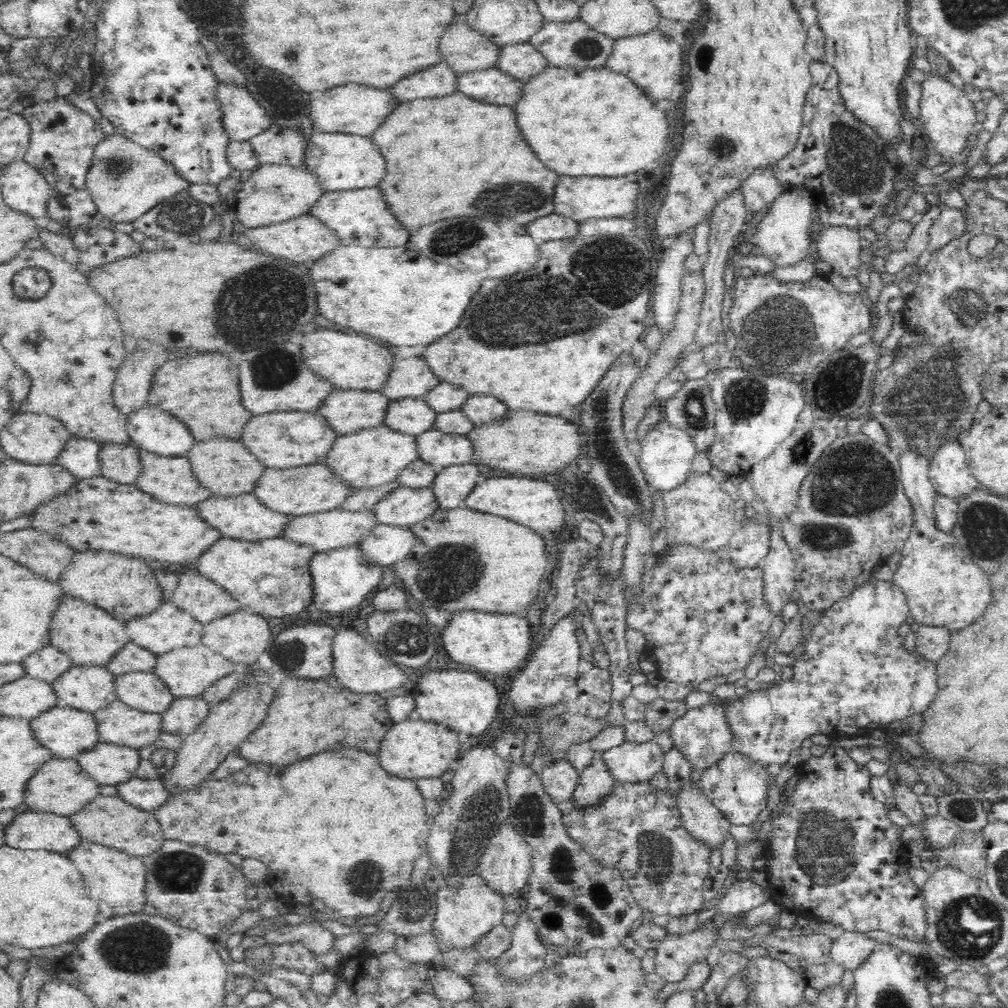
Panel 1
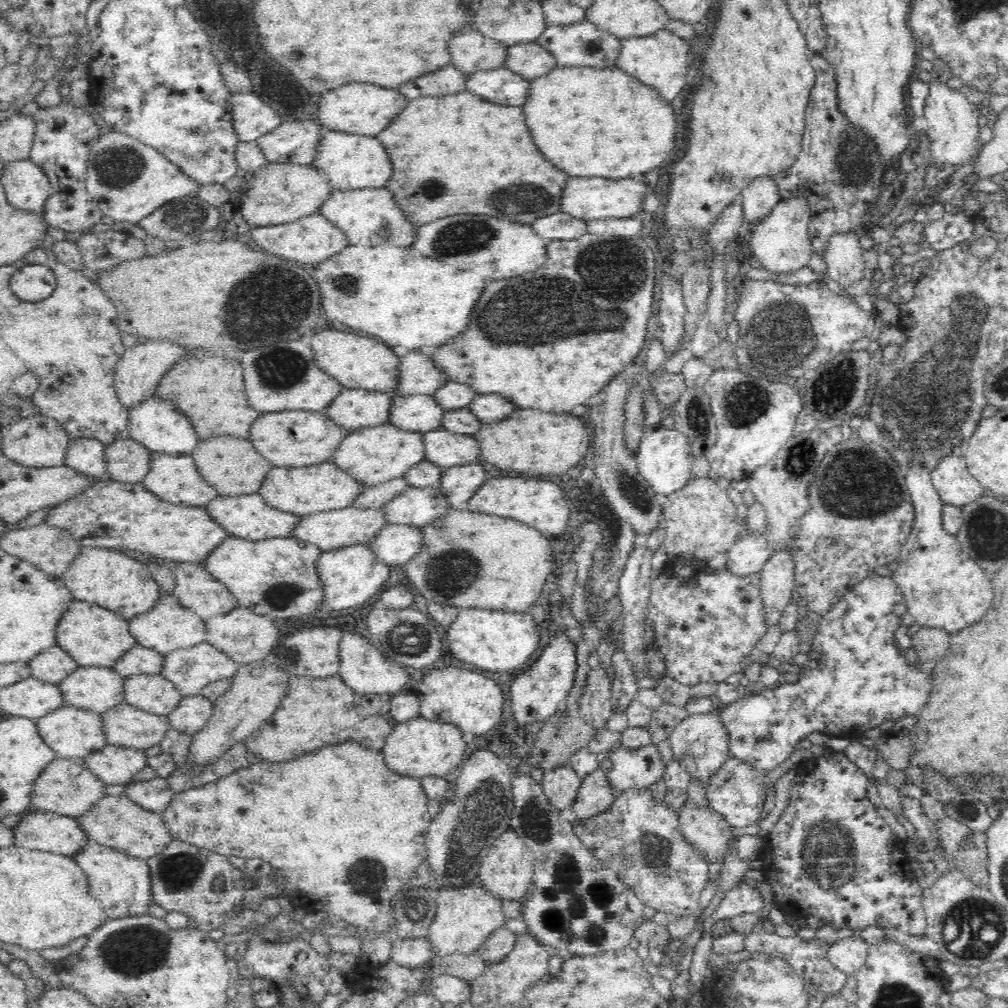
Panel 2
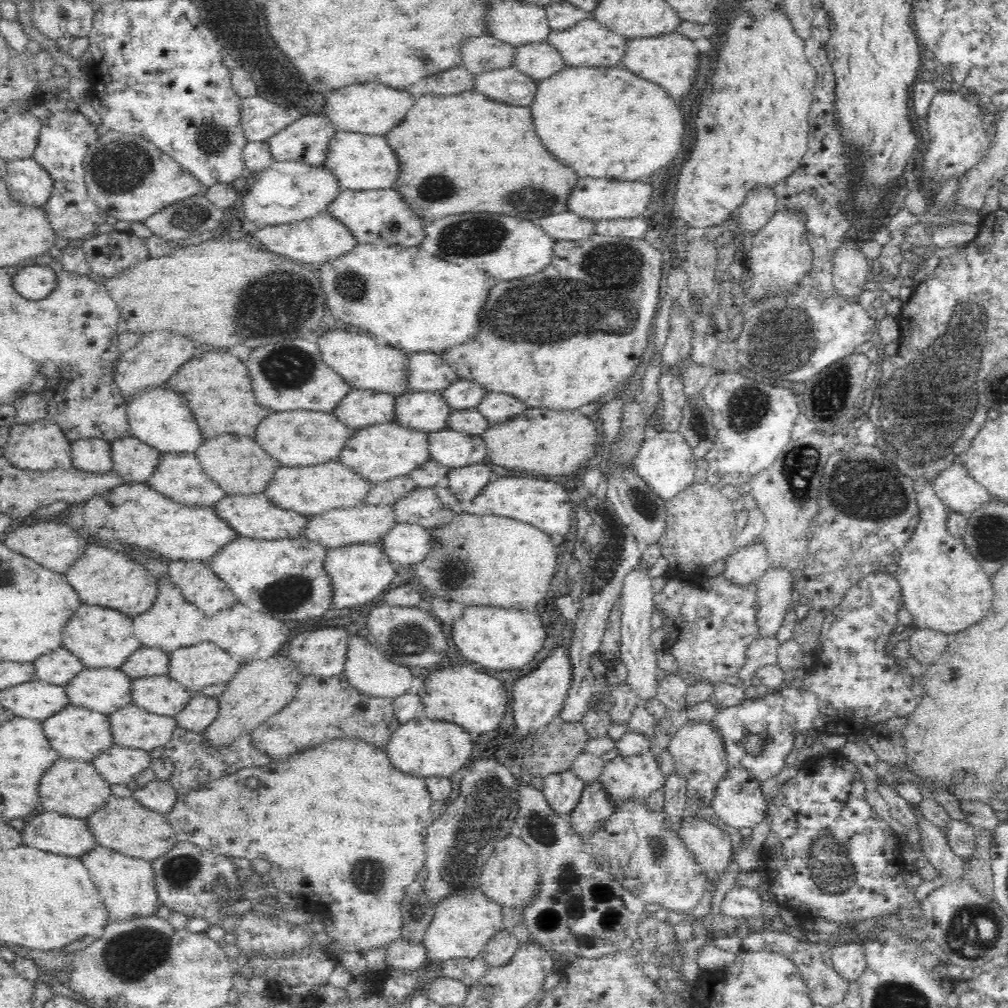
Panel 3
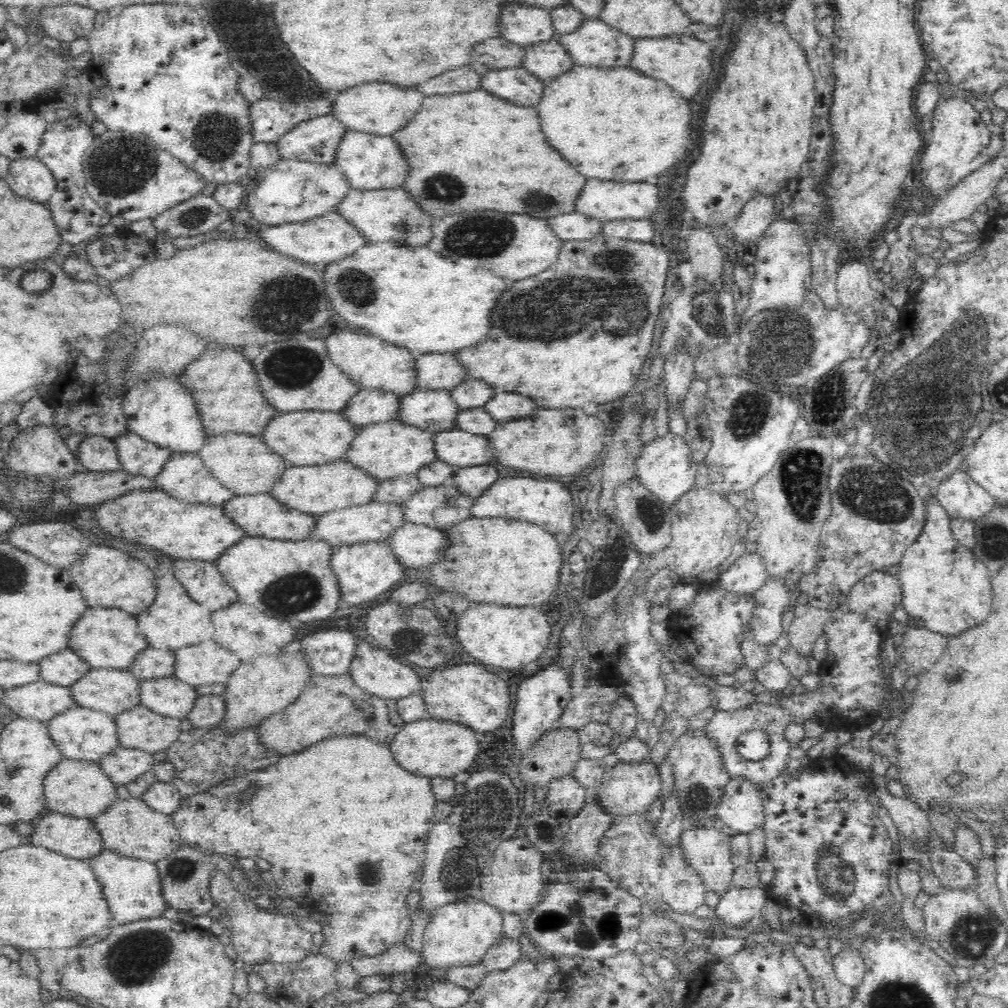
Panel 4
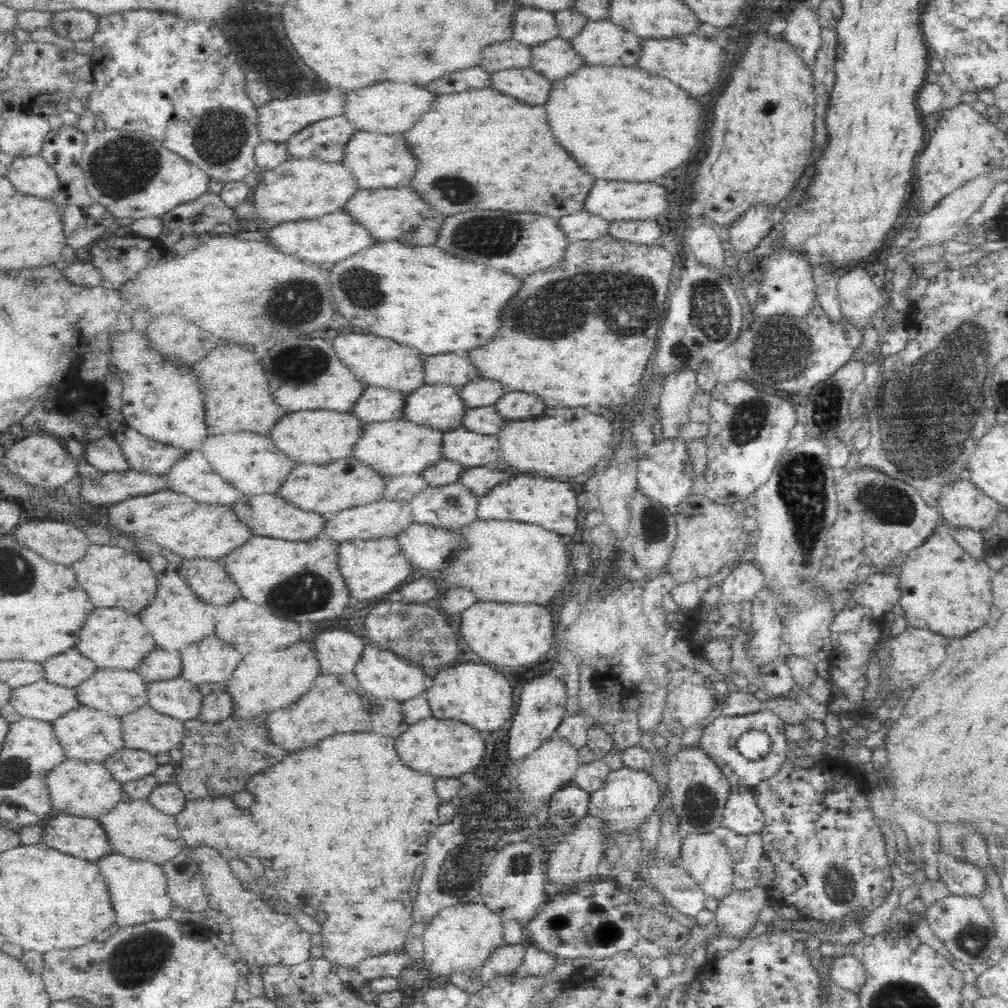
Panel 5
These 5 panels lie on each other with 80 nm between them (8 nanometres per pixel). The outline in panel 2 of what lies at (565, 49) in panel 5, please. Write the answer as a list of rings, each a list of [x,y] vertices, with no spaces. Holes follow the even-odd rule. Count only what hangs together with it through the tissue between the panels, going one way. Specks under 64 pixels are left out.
[[[538,42],[520,43],[508,48],[508,58],[504,66],[520,73],[524,79],[533,81],[550,74],[558,67],[558,61],[550,49]]]

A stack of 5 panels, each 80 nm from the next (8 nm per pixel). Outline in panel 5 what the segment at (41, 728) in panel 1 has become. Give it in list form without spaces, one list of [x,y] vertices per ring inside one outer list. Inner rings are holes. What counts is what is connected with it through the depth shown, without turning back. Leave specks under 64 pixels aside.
[[[81,705],[80,708],[68,712],[66,716],[52,721],[52,727],[64,752],[68,754],[68,759],[103,762],[110,754],[125,747],[121,717],[104,714],[90,706]]]

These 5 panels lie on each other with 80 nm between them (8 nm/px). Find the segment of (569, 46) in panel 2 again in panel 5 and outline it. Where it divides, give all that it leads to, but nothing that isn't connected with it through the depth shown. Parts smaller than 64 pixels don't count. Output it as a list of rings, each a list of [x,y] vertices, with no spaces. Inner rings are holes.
[[[611,20],[588,21],[582,32],[570,40],[576,51],[587,60],[590,65],[622,64],[634,66],[642,56],[644,37],[632,34],[624,27],[614,24]]]

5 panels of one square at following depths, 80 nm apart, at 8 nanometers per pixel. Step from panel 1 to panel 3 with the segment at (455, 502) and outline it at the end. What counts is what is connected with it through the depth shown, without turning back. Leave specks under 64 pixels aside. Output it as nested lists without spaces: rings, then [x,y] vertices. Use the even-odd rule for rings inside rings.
[[[478,463],[460,468],[452,467],[444,485],[464,502],[475,499],[496,476],[492,476],[490,463]]]

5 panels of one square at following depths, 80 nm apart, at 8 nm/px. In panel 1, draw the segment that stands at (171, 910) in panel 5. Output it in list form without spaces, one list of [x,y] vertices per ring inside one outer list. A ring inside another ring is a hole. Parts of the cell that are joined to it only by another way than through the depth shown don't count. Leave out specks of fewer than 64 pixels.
[[[82,840],[81,844],[70,852],[70,858],[84,874],[88,892],[92,900],[100,904],[104,916],[142,913],[142,908],[148,902],[145,893],[147,870],[141,857],[130,856],[116,848]]]

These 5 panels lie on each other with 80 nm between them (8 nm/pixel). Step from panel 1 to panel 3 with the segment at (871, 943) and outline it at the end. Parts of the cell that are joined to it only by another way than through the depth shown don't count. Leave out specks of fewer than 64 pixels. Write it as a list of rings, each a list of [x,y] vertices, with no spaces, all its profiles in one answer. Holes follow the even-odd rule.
[[[853,938],[833,946],[831,957],[836,972],[847,981],[857,981],[867,967],[863,943]]]

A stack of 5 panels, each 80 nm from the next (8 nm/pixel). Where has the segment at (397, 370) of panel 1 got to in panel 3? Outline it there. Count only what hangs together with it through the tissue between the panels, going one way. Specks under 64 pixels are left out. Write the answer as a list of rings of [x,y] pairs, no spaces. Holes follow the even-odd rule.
[[[416,353],[410,361],[410,388],[412,391],[443,392],[460,380],[459,373],[442,353]]]

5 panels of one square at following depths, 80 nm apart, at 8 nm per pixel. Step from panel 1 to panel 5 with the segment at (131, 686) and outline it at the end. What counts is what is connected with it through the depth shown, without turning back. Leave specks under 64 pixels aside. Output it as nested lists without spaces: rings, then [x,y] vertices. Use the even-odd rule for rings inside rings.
[[[184,677],[148,684],[149,706],[166,716],[188,721],[202,713],[204,688]]]

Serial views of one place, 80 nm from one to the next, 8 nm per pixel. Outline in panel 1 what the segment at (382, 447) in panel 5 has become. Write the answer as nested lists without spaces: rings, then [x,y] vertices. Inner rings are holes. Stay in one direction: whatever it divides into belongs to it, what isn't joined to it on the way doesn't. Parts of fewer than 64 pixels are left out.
[[[384,424],[341,435],[323,462],[352,487],[363,489],[396,481],[400,472],[418,459],[420,449],[416,435],[397,431]]]

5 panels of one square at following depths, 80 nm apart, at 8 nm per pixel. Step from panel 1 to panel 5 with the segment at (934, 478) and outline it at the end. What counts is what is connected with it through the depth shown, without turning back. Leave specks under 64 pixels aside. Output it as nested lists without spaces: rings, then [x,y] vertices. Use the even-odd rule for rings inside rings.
[[[967,476],[946,484],[936,496],[936,505],[951,527],[964,527],[976,532],[990,528],[1003,509]]]

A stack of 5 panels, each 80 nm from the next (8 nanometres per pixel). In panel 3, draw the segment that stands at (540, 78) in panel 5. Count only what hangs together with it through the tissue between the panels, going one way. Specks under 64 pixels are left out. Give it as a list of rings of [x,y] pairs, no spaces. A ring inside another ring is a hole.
[[[516,66],[475,75],[475,90],[492,100],[518,107],[530,107],[536,99],[538,88],[538,81]]]

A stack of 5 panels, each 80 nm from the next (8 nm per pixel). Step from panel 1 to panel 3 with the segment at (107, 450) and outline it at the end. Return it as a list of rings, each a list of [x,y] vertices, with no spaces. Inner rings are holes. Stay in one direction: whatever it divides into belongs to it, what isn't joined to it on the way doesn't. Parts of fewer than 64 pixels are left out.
[[[128,434],[111,441],[111,445],[113,470],[131,482],[147,482],[159,467],[164,453]]]

